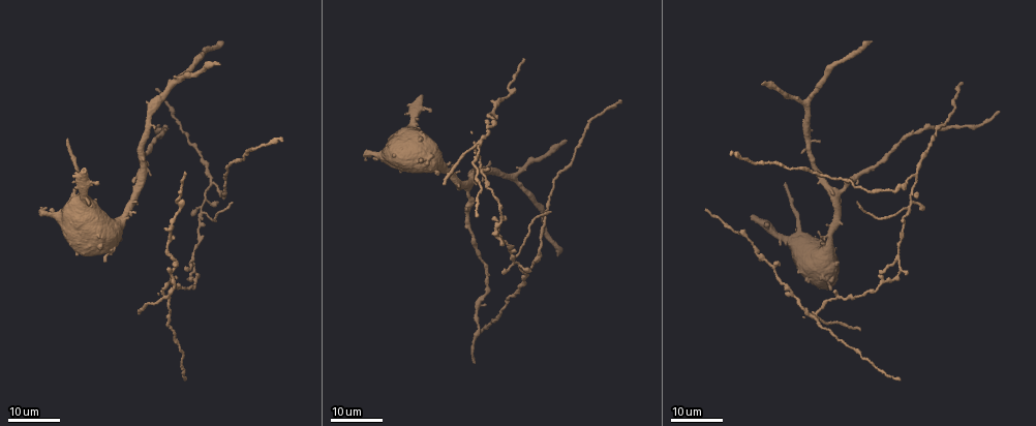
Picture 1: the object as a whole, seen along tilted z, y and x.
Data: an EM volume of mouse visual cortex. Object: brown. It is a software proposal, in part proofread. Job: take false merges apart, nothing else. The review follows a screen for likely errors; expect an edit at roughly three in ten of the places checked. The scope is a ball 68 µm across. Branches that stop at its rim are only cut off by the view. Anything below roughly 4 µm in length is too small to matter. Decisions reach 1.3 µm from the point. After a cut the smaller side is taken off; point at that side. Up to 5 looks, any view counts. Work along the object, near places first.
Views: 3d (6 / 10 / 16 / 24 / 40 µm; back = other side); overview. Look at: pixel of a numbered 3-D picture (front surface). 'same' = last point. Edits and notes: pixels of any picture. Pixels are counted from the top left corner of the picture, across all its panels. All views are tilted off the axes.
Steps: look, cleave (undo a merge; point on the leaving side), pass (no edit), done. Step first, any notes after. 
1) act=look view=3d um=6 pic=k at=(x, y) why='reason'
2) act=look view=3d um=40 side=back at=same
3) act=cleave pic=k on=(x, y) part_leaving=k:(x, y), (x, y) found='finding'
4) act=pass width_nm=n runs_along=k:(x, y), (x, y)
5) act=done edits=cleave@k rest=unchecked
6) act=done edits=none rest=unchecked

act=look view=3d um=16 pic=1 at=(212, 183) why='branch point'

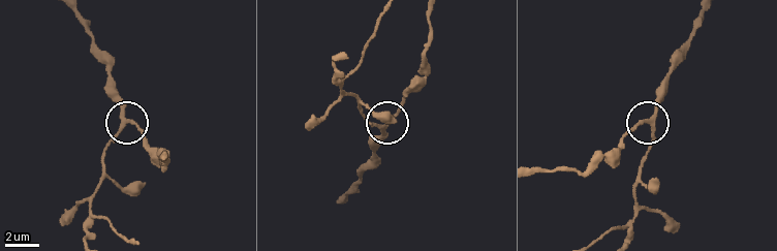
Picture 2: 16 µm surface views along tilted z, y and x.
act=look view=3d um=6 pic=2 at=(648, 122) why='closer look'

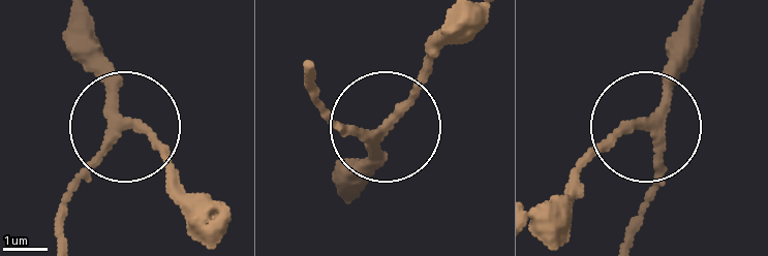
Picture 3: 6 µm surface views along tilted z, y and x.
act=pass arms=3 found='continuous, no second cell'

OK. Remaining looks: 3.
act=look view=3d um=16 pic=1 at=(898, 265) why='a narrow waist'

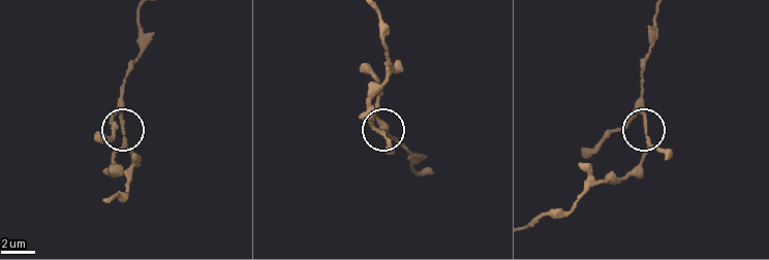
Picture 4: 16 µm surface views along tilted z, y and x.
act=look view=3d um=10 pic=4 at=(122, 132)

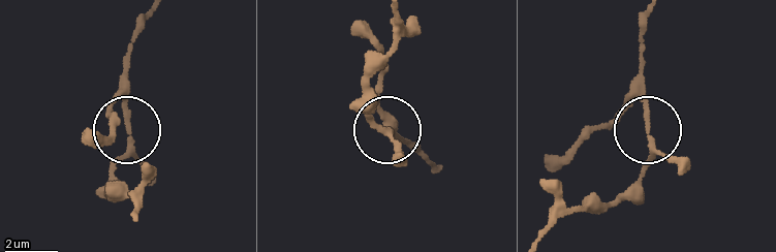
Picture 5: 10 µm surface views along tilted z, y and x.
act=look view=3d um=6 pic=5 at=(128, 127)

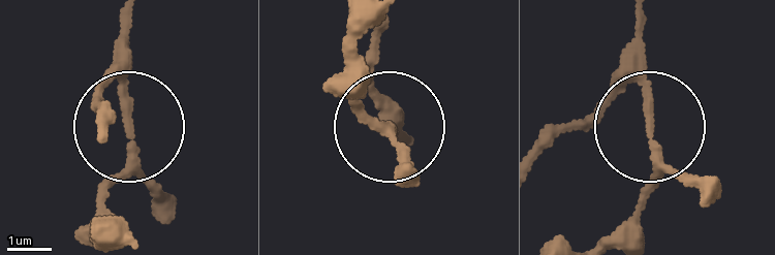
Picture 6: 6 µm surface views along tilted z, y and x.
act=pass runs_along=6:(641, 20), (653, 172), (634, 233) found='one cell here'

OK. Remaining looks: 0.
act=done edits=none rest=unchecked

